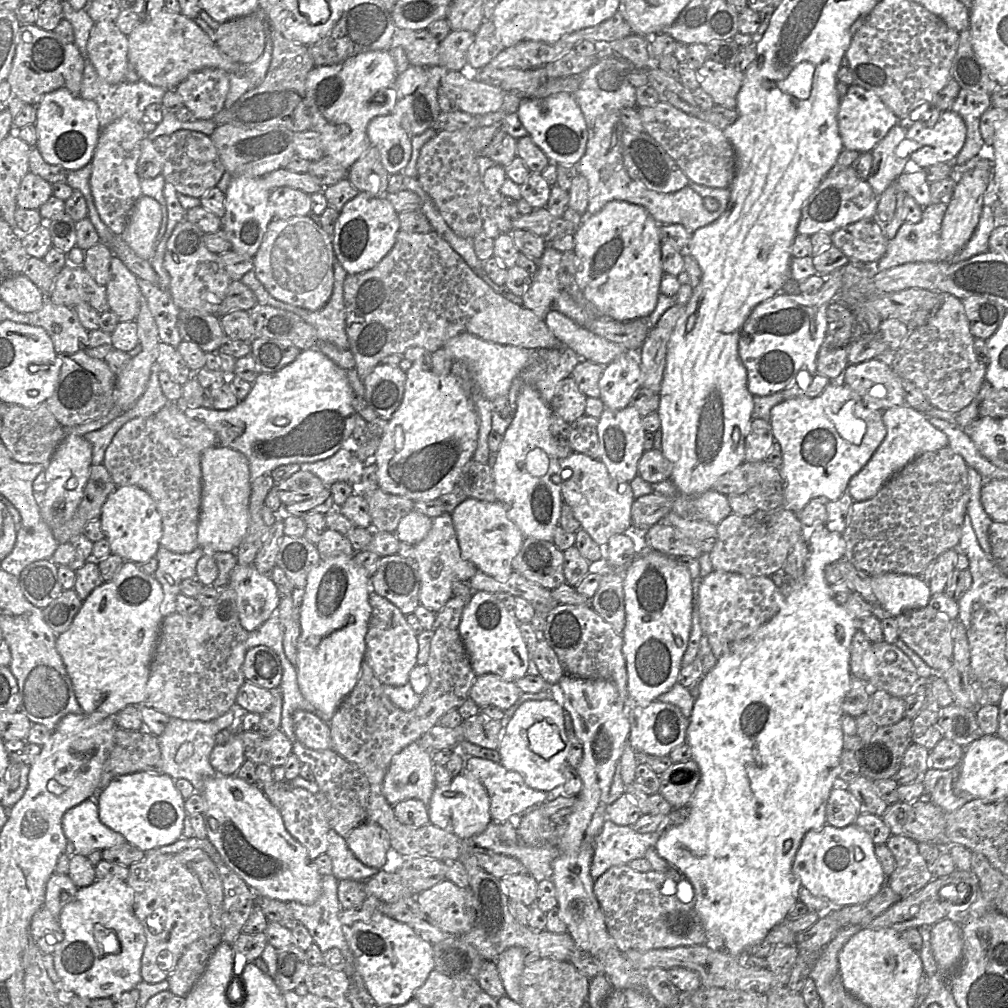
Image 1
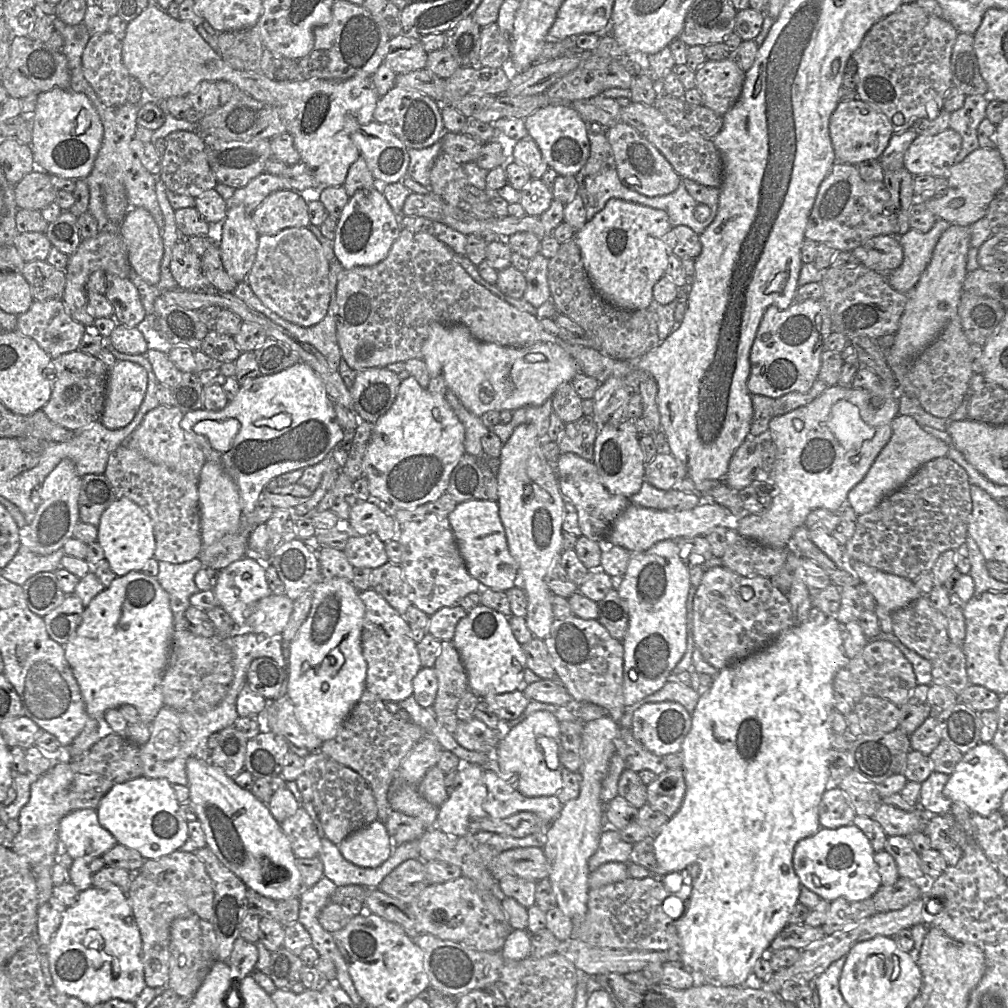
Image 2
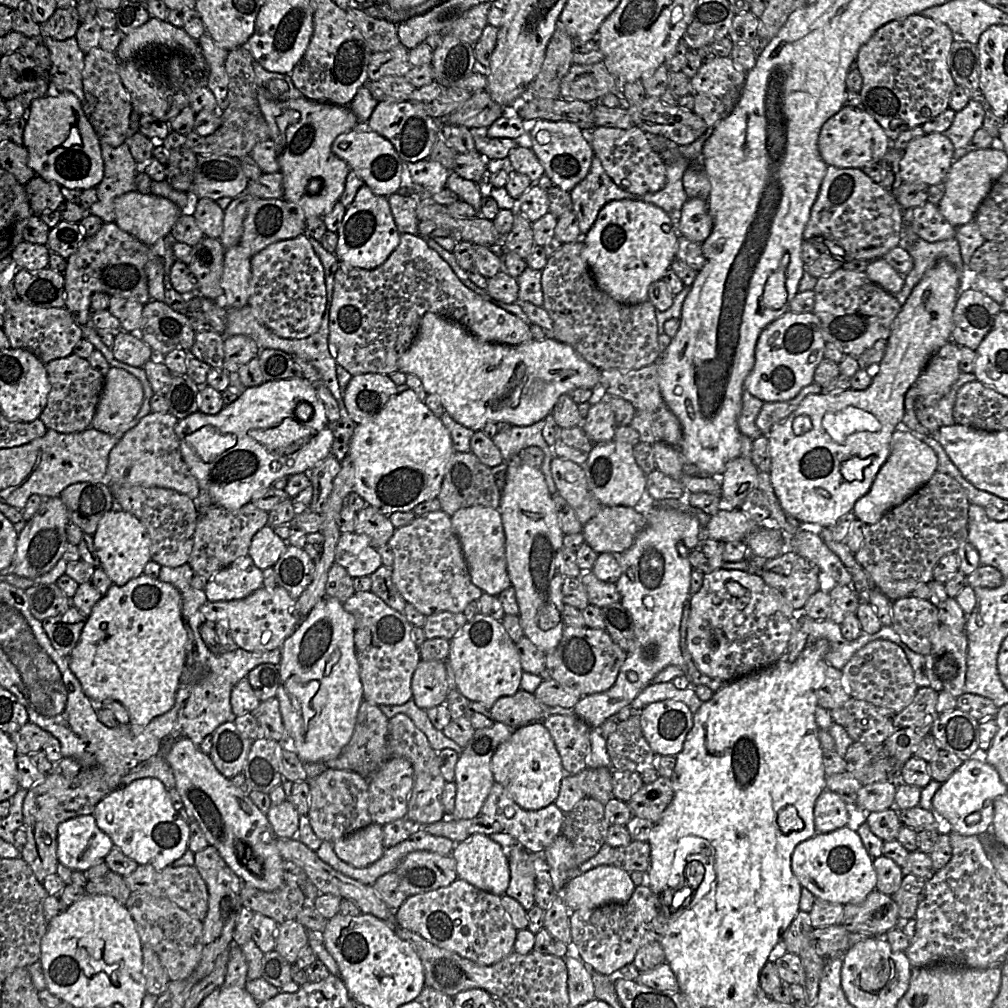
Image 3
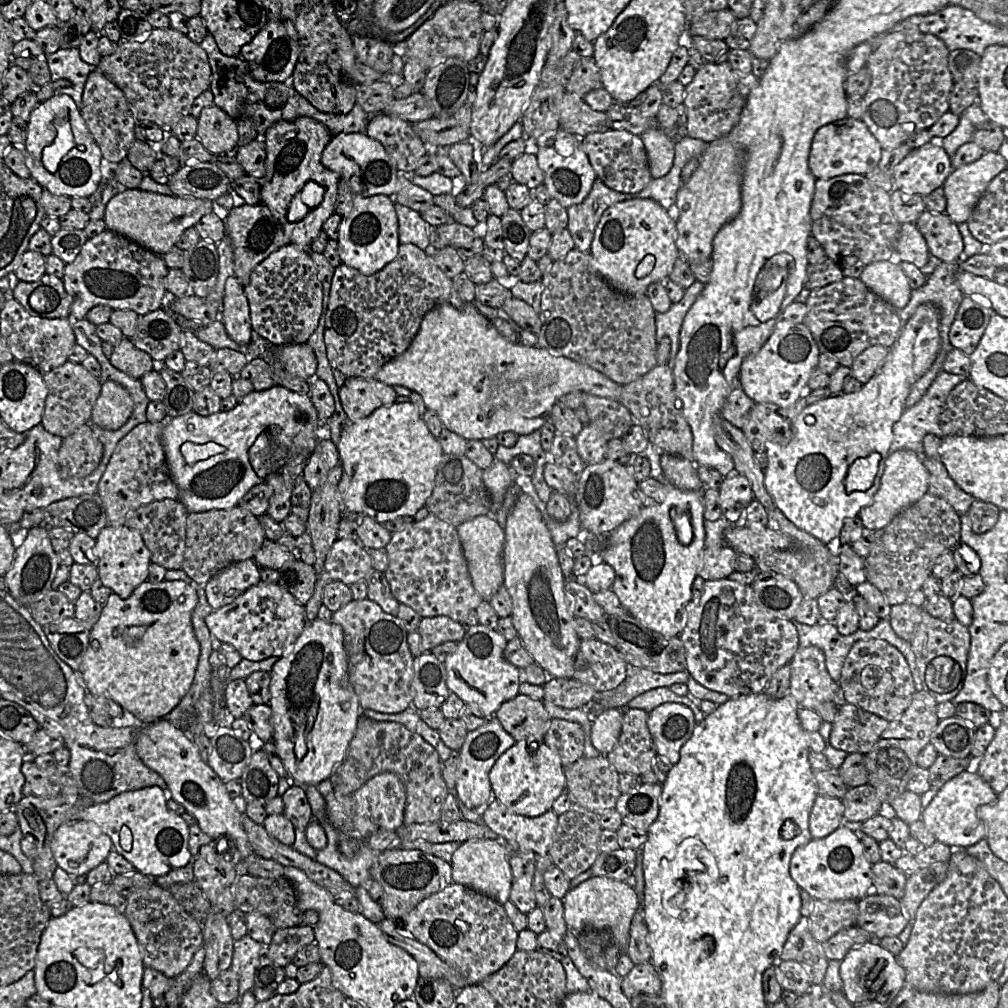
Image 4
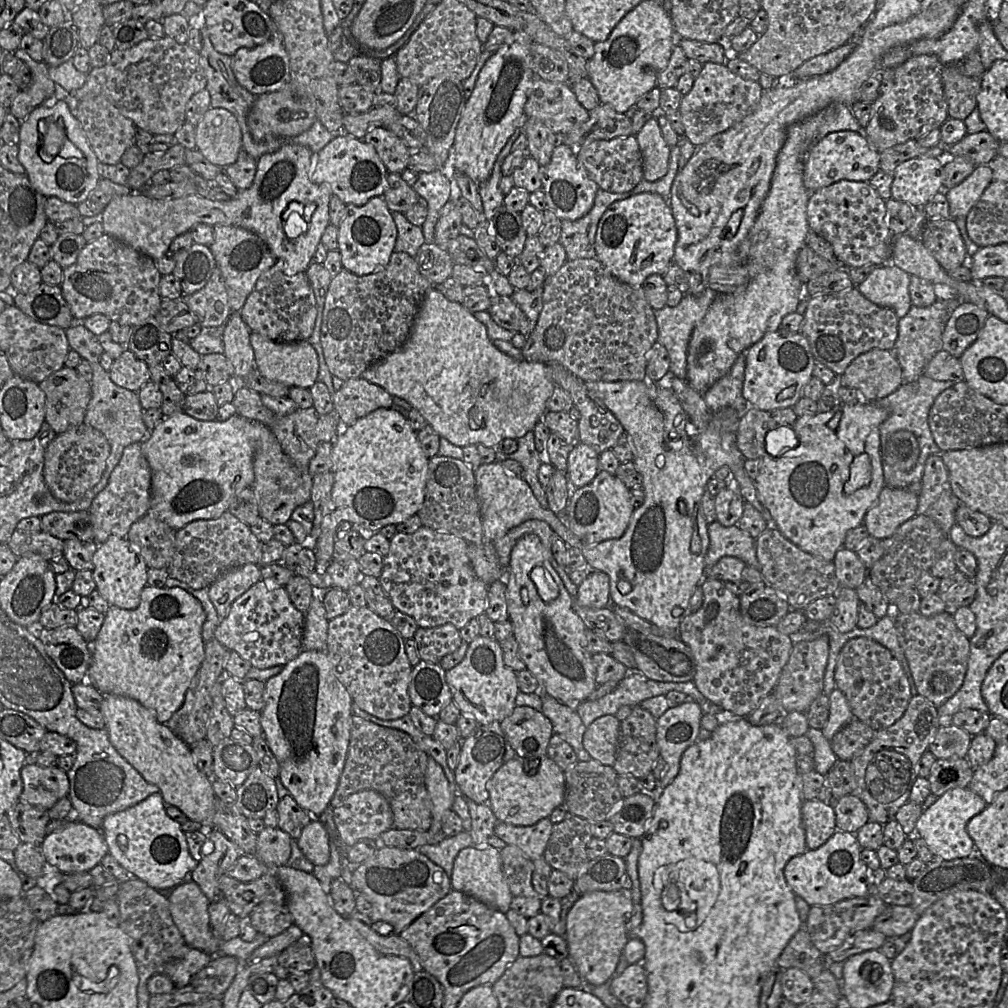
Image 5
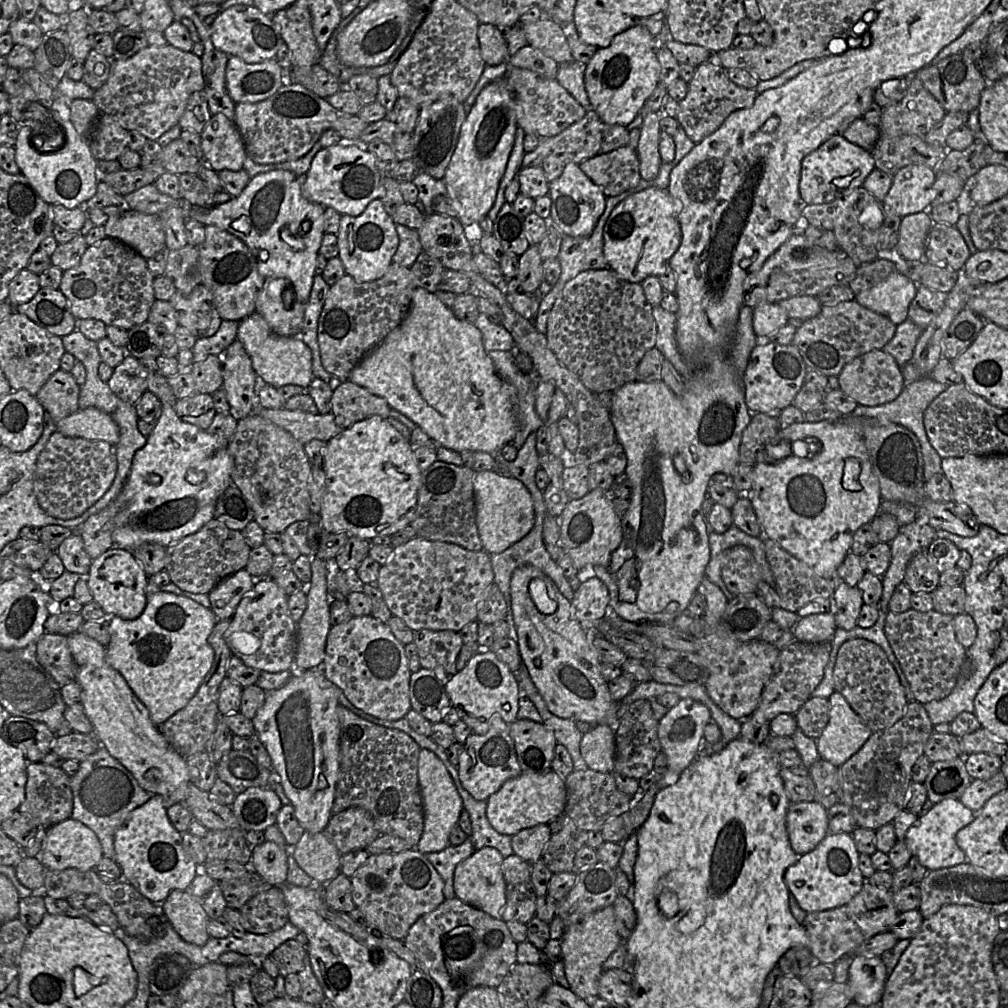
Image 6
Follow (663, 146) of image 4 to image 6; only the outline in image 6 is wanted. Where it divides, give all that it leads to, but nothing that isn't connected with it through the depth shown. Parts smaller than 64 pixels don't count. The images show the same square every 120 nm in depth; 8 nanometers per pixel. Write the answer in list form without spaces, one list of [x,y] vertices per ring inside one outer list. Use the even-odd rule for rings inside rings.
[[[644,112],[640,127],[640,137],[637,145],[640,175],[644,180],[653,180],[657,177],[662,160],[659,152],[660,115],[657,112]]]

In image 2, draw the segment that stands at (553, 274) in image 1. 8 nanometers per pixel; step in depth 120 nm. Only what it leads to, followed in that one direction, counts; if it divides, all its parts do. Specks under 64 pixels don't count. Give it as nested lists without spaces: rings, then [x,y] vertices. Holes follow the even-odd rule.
[[[538,253],[531,260],[525,272],[527,286],[522,297],[535,308],[539,308],[551,296],[548,283],[549,259]]]

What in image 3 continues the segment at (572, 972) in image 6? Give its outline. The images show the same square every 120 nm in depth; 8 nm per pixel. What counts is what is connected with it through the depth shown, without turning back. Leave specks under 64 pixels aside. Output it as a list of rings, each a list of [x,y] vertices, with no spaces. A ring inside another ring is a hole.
[[[600,865],[571,878],[561,897],[570,911],[606,903],[625,903],[634,890],[630,873],[615,865]]]

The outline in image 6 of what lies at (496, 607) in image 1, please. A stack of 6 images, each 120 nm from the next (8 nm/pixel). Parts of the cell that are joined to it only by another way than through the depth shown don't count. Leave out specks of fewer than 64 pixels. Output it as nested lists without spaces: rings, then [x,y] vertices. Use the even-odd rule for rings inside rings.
[[[491,650],[478,652],[474,655],[462,670],[446,680],[445,690],[460,719],[472,729],[474,734],[486,734],[490,728],[490,720],[494,715],[499,715],[507,723],[517,720],[519,685],[516,676]]]

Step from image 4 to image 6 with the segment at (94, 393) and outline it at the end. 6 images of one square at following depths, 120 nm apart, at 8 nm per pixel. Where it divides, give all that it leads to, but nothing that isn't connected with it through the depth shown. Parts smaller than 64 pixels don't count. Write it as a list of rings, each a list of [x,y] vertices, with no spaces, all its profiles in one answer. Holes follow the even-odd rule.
[[[57,370],[36,397],[46,413],[57,423],[79,410],[80,385],[71,372]]]

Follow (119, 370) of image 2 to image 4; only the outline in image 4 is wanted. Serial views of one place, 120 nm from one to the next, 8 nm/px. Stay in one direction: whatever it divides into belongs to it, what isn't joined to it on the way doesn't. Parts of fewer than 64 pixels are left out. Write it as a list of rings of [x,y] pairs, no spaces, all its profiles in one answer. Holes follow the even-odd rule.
[[[106,380],[92,410],[91,422],[106,430],[118,430],[129,419],[134,402],[119,383]]]

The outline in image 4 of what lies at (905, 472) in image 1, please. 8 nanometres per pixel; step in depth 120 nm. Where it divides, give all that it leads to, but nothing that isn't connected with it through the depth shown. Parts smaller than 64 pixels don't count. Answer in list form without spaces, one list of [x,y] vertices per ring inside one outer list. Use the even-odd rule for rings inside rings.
[[[930,493],[898,513],[889,524],[875,531],[875,541],[864,559],[866,580],[880,590],[890,606],[904,603],[932,574],[936,559],[960,542],[961,519],[943,498]]]

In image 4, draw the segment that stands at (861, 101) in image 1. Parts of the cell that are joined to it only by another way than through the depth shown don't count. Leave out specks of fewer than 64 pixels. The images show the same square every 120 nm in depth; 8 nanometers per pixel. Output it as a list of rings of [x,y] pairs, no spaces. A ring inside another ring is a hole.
[[[849,116],[820,127],[814,134],[808,166],[816,179],[830,179],[843,174],[864,175],[881,159],[883,148],[863,120]]]

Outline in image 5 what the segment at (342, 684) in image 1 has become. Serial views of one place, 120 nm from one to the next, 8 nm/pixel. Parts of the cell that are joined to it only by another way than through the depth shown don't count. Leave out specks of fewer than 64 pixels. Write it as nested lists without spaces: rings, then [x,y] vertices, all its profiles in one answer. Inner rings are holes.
[[[302,650],[295,659],[291,660],[283,666],[280,673],[276,674],[265,682],[264,708],[261,710],[260,718],[261,726],[263,729],[263,736],[265,737],[269,748],[278,761],[279,778],[283,786],[288,789],[289,794],[295,799],[298,805],[308,811],[315,818],[321,817],[321,815],[330,805],[335,790],[337,789],[341,773],[344,769],[350,741],[351,719],[353,716],[351,705],[352,698],[338,679],[337,671],[330,661],[327,652]]]

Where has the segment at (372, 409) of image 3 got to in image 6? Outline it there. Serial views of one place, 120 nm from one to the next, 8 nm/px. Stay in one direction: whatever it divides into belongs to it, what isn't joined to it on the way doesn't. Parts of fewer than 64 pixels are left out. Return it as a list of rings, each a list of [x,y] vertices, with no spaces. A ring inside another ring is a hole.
[[[349,380],[343,381],[333,391],[331,411],[336,423],[344,429],[372,415],[387,419],[390,410],[384,398]]]

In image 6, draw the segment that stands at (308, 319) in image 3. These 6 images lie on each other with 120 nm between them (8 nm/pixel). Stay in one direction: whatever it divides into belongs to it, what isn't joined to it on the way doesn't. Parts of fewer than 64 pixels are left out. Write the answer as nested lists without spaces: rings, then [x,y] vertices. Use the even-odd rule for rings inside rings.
[[[265,278],[256,297],[255,312],[264,317],[275,334],[300,338],[306,304],[295,299],[291,308],[286,308],[283,296],[287,288],[291,285],[284,278]]]

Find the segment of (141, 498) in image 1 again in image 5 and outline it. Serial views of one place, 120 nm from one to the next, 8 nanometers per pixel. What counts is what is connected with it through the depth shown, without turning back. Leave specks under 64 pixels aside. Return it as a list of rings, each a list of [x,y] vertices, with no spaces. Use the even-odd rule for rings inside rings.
[[[110,536],[100,545],[93,556],[93,577],[96,589],[105,598],[110,606],[126,610],[138,608],[141,602],[141,593],[148,585],[148,566],[140,551],[127,538]]]

